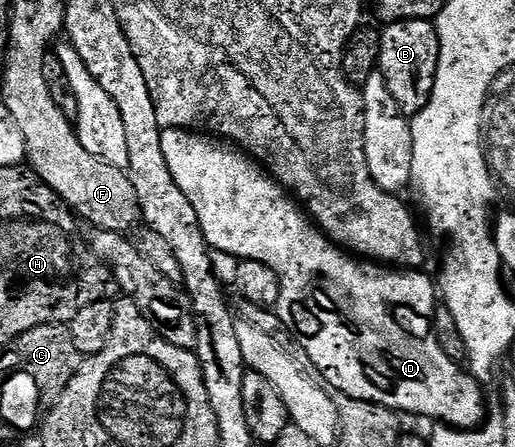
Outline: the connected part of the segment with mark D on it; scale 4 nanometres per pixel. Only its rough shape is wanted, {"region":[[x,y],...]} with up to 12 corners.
{"region":[[166,129],[209,246],[345,398],[453,429],[481,382],[424,271],[361,263],[251,156]]}

